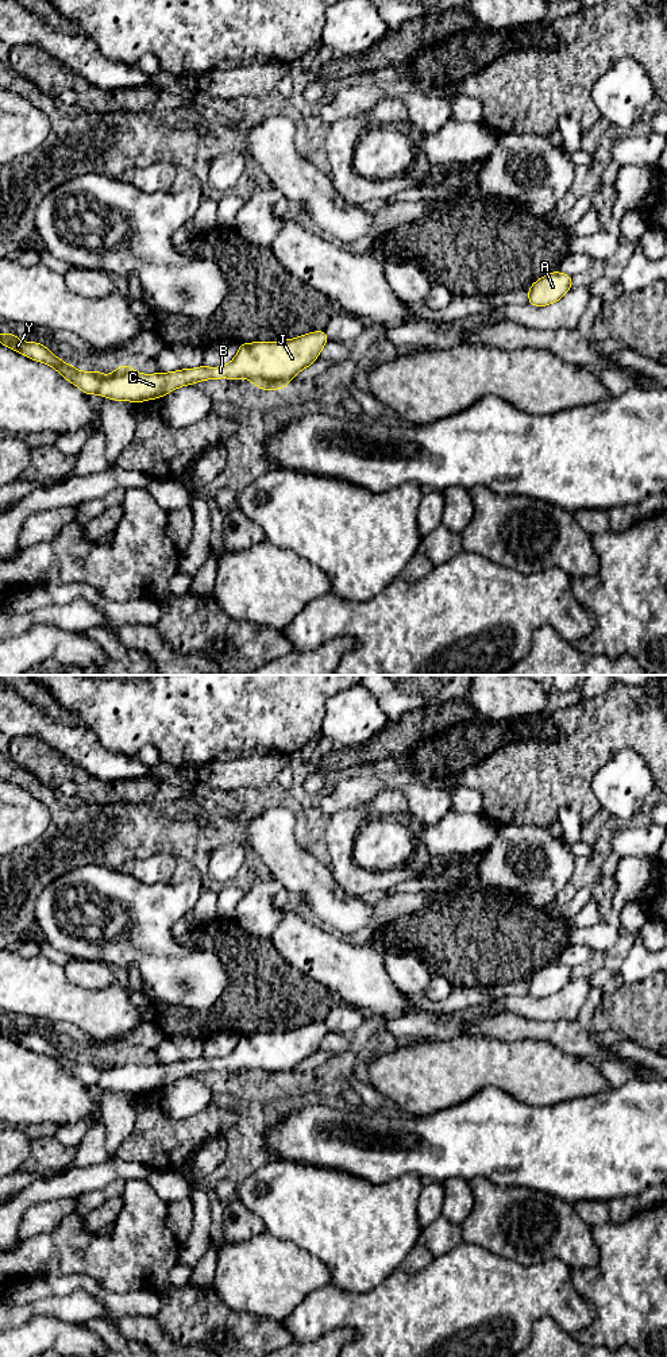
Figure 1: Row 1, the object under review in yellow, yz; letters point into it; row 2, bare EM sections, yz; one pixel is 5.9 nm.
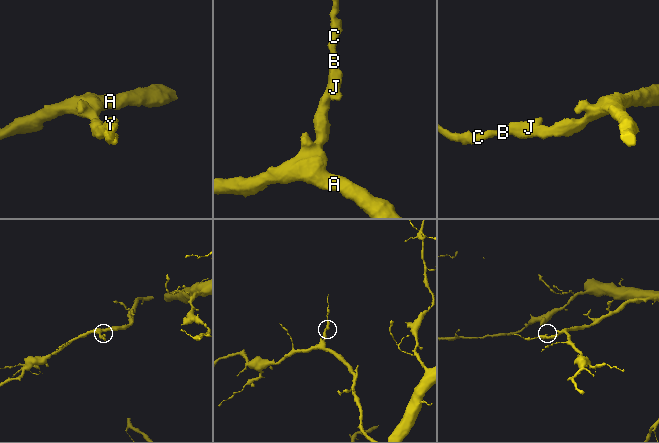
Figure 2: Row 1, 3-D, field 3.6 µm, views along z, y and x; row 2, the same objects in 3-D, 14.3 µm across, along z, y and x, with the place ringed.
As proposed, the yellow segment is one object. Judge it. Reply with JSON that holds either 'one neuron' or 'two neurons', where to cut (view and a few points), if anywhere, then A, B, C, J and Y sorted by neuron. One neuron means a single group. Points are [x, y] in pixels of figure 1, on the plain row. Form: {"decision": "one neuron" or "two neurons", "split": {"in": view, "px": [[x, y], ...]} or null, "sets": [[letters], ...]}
{"decision": "one neuron", "split": null, "sets": [["A", "B", "C", "J", "Y"]]}

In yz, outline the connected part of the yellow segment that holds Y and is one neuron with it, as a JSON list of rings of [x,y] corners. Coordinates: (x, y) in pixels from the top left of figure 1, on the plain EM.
[[[315,1022],[282,1033],[240,1034],[235,1049],[220,1059],[203,1056],[170,1064],[140,1065],[124,1055],[105,1068],[97,1061],[78,1063],[51,1045],[47,1037],[22,1033],[14,1023],[0,1025],[1,1037],[51,1057],[85,1086],[100,1086],[113,1092],[124,1091],[134,1095],[161,1090],[185,1076],[219,1069],[246,1069],[262,1082],[285,1080],[297,1064],[319,1049],[327,1033],[325,1022]]]

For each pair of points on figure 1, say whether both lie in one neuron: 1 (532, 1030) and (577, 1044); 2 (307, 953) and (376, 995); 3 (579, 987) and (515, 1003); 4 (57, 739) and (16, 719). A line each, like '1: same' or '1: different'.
1: same
2: same
3: same
4: same

